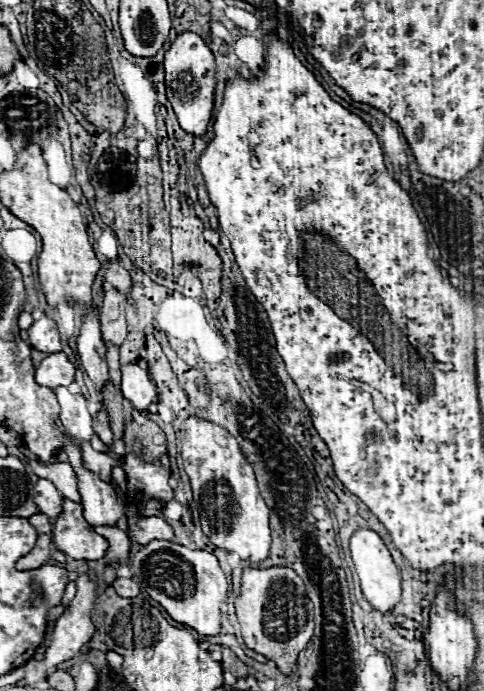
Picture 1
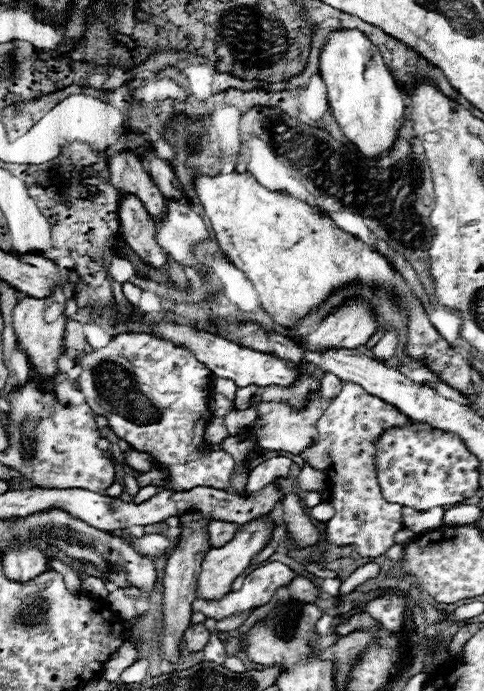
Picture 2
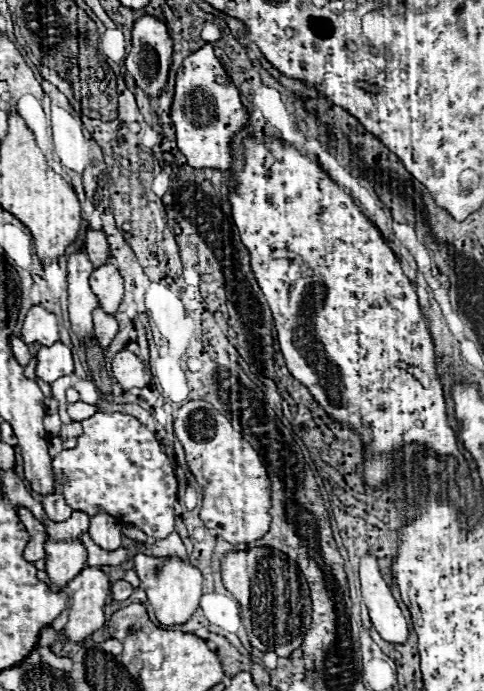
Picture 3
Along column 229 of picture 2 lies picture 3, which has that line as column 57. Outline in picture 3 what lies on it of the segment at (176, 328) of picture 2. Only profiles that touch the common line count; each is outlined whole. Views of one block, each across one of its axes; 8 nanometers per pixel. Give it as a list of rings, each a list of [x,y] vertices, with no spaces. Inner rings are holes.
[[[60,340],[54,342],[52,346],[42,346],[38,350],[38,366],[36,366],[36,376],[52,384],[54,380],[68,376],[74,372],[74,362],[72,362],[72,352],[68,346],[64,346]]]

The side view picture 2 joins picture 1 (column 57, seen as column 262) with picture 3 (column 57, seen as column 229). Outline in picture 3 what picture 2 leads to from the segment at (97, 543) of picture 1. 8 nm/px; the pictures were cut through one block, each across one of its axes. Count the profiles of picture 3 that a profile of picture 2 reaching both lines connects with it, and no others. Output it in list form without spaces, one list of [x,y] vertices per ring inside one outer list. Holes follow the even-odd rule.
[[[46,542],[46,574],[50,576],[48,588],[60,592],[74,576],[80,574],[86,562],[86,550],[80,542]]]

